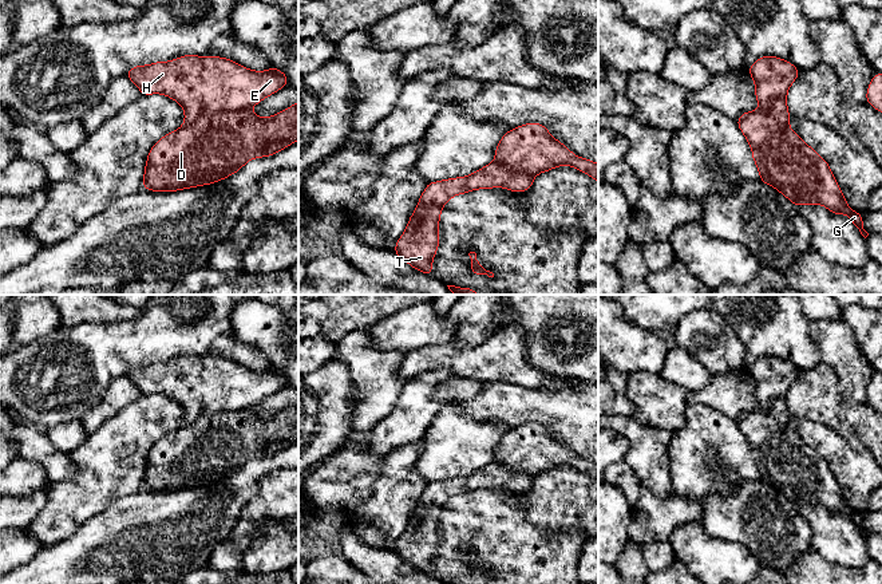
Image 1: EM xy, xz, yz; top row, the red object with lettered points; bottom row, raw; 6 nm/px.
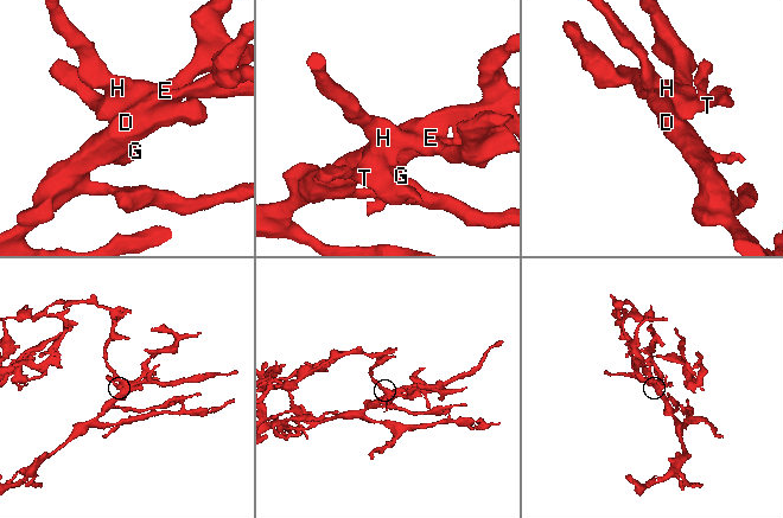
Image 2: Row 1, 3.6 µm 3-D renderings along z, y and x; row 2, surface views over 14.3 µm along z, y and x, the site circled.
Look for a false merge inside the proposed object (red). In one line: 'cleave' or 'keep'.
keep

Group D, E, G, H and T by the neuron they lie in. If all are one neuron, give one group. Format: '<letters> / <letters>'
D E G H T

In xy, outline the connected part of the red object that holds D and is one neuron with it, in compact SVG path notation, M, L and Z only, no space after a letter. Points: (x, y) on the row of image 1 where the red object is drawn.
M186 55L171 62L135 66L126 76L137 84L142 95L167 95L185 110L183 126L162 137L151 147L145 166L143 189L175 192L214 184L238 171L248 161L273 155L298 141L298 102L269 118L257 117L250 110L288 84L288 76L273 66L269 71L252 71L225 58Z

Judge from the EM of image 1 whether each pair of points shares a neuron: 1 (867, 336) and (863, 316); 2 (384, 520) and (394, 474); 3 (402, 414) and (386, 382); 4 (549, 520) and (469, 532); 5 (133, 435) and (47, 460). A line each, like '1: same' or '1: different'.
1: same
2: same
3: different
4: different
5: different

